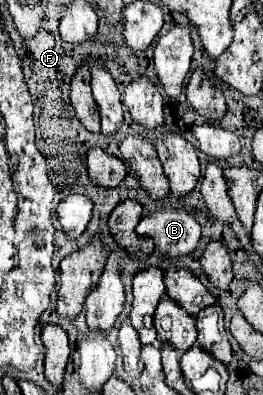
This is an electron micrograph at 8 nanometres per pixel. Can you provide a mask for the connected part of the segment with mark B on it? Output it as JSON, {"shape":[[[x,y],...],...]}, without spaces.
{"shape":[[[155,209],[137,225],[137,235],[151,237],[163,257],[183,257],[197,249],[201,225],[185,209]]]}

